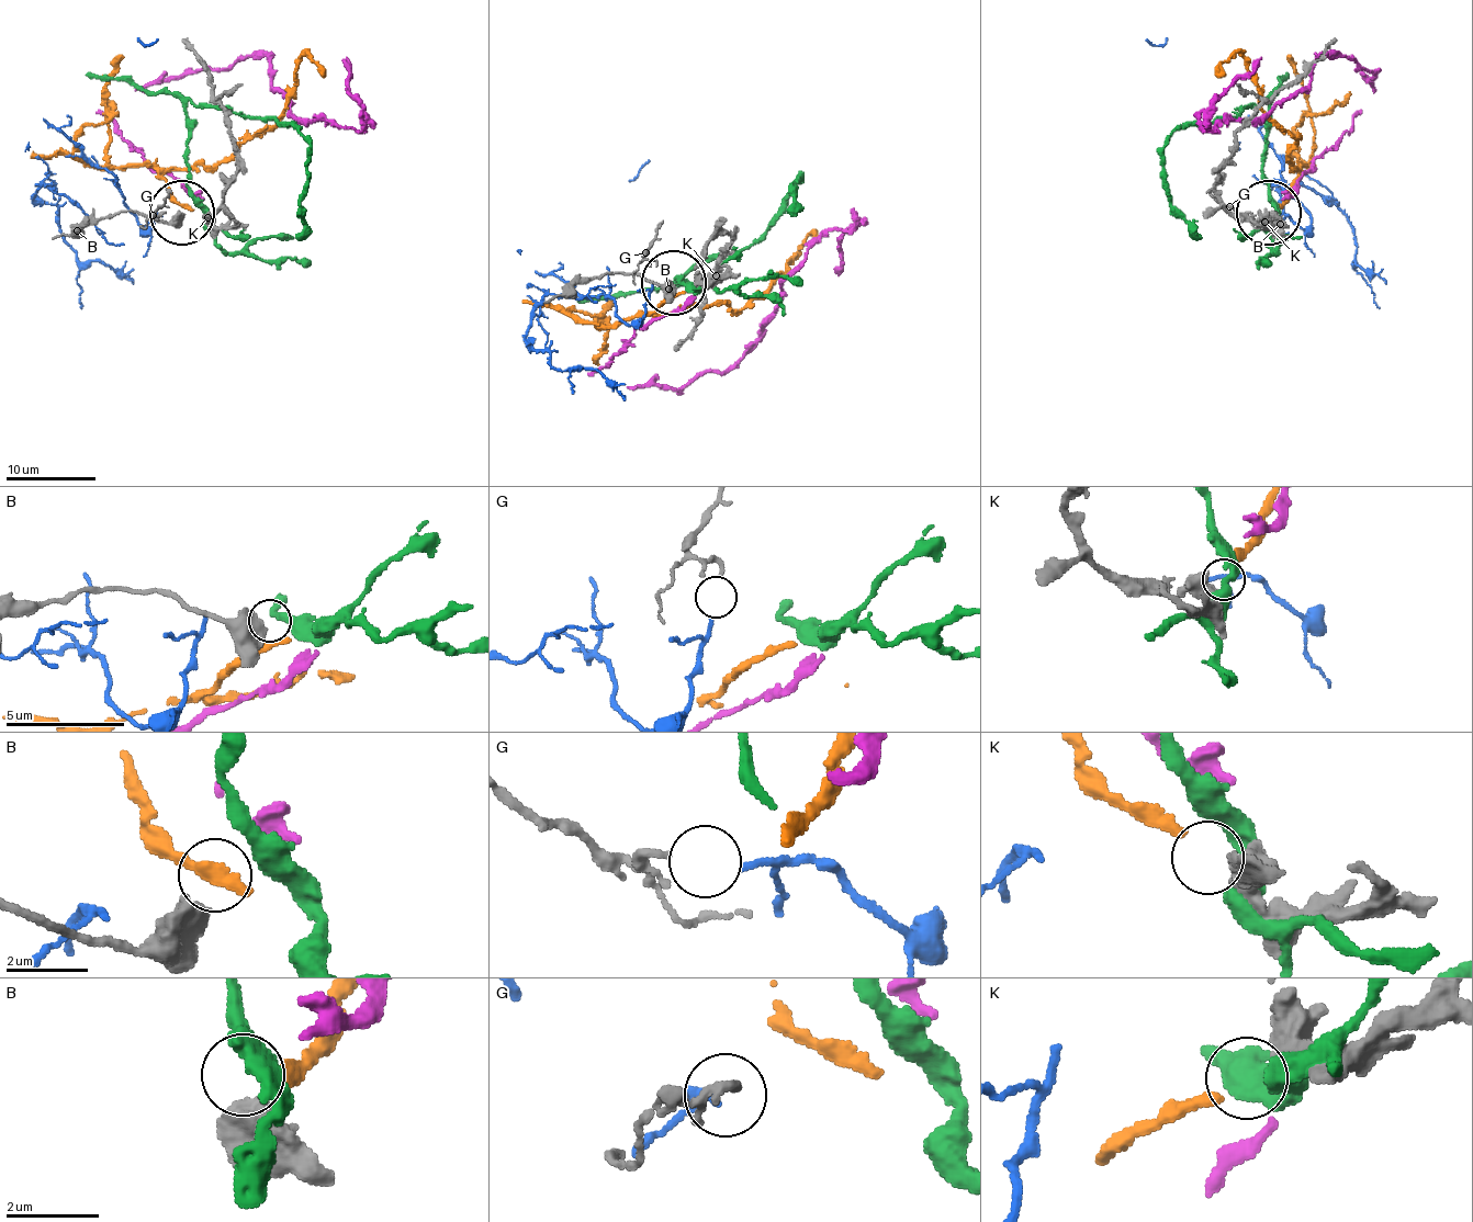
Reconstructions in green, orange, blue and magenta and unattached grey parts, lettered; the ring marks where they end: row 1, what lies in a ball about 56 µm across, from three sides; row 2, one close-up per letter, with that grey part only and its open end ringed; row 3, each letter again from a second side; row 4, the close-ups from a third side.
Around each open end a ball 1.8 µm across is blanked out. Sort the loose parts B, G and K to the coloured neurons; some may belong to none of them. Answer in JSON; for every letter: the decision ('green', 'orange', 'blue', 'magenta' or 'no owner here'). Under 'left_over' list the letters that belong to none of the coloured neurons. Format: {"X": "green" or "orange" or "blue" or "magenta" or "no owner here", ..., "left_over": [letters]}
{"B": "no owner here", "G": "blue", "K": "orange", "left_over": ["B"]}

